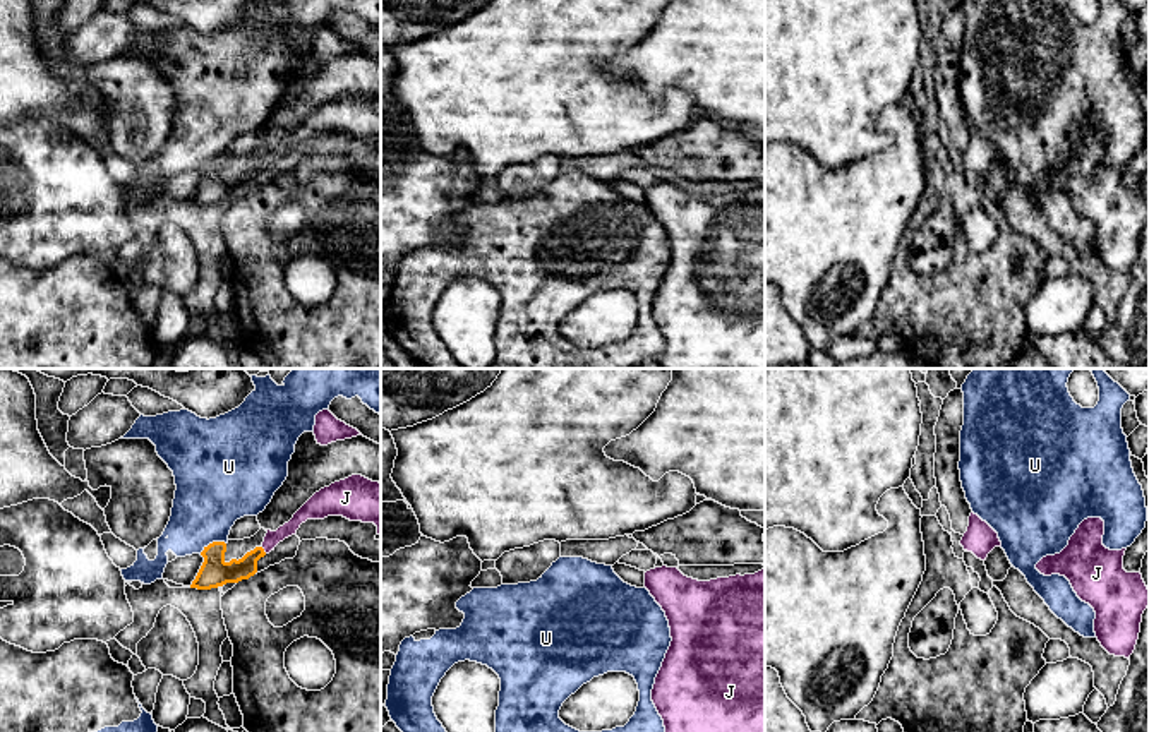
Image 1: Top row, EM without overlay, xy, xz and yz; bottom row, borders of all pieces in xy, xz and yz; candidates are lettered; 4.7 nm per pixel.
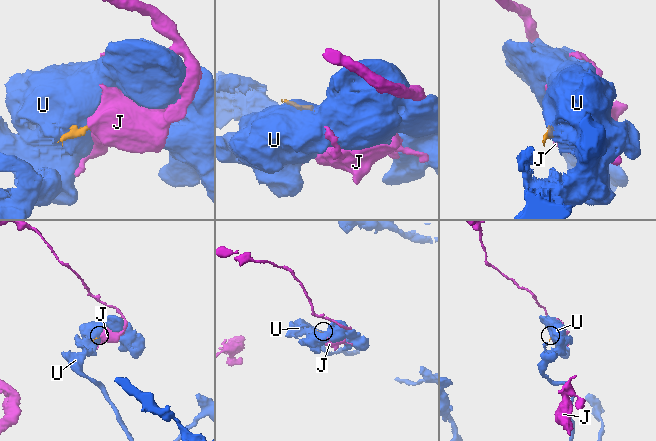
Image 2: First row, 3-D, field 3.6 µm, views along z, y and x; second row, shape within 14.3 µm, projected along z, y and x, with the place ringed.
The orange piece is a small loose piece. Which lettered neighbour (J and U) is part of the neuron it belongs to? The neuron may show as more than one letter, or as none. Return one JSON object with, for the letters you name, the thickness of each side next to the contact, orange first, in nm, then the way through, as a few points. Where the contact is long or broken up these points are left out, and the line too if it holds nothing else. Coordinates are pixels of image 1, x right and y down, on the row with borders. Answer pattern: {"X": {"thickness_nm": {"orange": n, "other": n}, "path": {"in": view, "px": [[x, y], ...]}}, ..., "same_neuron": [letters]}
{"J": {"thickness_nm": {"orange": 140, "other": 70}, "path": {"in": "xy", "px": [[215, 571], [240, 570], [263, 551], [271, 539]]}}, "same_neuron": ["J"]}

